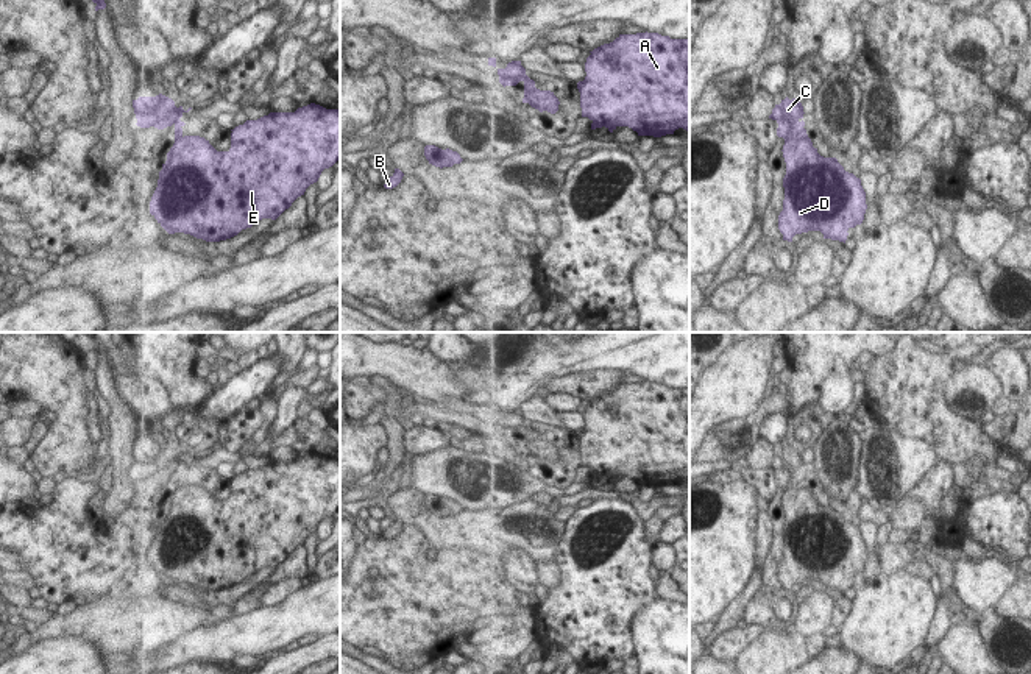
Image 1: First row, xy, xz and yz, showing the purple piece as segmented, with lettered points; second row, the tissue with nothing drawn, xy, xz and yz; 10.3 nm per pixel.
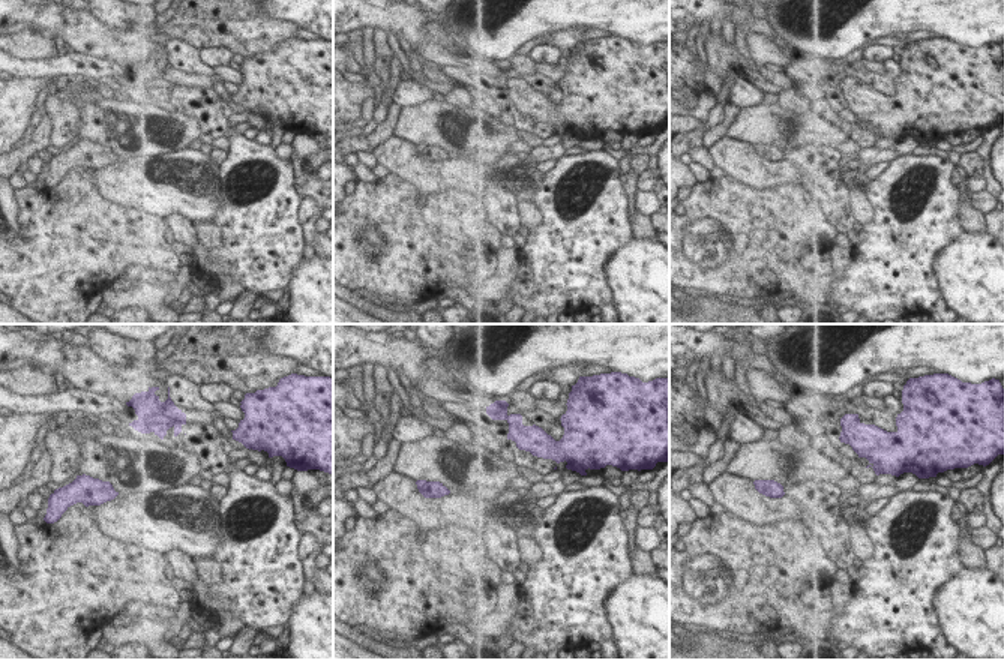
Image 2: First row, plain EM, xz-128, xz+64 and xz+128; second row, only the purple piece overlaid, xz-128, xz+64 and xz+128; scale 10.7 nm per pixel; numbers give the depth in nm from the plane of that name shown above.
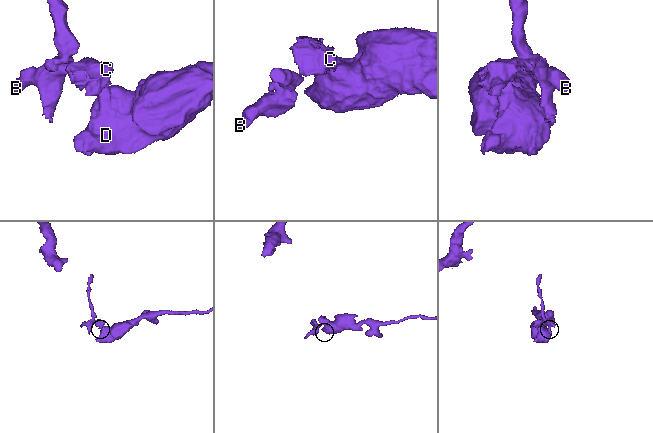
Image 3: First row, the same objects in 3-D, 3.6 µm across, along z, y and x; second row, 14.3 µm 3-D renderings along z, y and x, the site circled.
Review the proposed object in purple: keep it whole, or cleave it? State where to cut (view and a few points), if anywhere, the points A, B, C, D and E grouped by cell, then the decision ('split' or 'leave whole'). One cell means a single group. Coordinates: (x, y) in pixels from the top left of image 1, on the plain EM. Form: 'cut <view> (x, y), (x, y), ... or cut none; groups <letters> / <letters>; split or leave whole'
cut yz (808, 487), (785, 490); groups A D E / B C; split

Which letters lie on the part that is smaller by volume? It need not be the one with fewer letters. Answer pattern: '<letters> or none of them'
B, C

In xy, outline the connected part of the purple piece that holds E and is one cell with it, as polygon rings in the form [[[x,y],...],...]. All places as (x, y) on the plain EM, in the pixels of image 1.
[[[310,452],[295,462],[270,462],[231,479],[231,498],[217,501],[200,485],[181,487],[159,521],[150,563],[168,582],[220,591],[262,568],[276,569],[317,532],[324,518],[340,510],[340,459]]]

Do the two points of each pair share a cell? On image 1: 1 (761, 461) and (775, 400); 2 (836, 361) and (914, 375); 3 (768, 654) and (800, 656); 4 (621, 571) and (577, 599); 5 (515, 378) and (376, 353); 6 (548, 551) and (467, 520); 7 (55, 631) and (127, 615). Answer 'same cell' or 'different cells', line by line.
1: different cells
2: different cells
3: same cell
4: same cell
5: different cells
6: same cell
7: same cell

